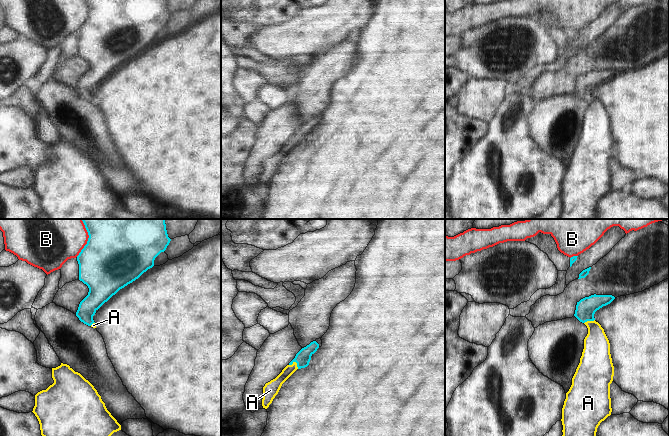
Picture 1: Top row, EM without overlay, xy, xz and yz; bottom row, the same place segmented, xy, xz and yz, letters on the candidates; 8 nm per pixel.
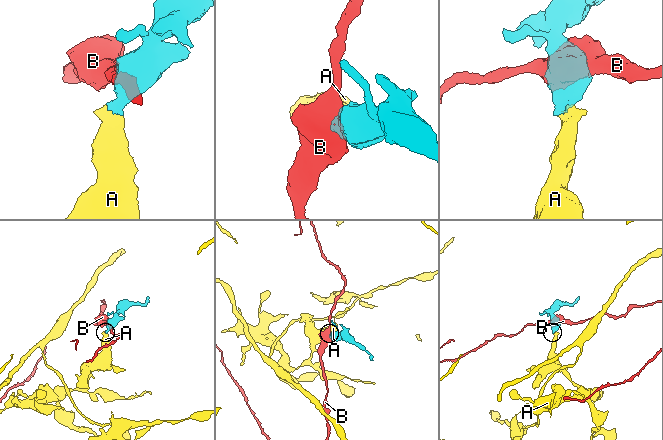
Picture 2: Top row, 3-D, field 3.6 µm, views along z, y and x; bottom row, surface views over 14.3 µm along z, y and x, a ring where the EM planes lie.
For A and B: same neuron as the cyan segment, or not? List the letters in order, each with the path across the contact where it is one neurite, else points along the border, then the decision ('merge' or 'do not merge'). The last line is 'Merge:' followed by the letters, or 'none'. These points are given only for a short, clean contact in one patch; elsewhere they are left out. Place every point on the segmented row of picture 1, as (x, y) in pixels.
A: way xz (303, 357), (295, 361), (275, 384); merge
B: do not merge
Merge: A

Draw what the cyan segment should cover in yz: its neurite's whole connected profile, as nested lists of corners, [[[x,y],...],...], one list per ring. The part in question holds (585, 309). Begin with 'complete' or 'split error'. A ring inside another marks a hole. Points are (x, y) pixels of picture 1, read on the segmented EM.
split error; [[[591,295],[577,302],[574,316],[588,328],[580,363],[572,378],[572,385],[566,393],[562,408],[562,436],[596,436],[602,421],[611,415],[610,384],[613,381],[614,366],[610,354],[610,343],[601,325],[595,321],[597,310],[610,304],[612,295]]]

